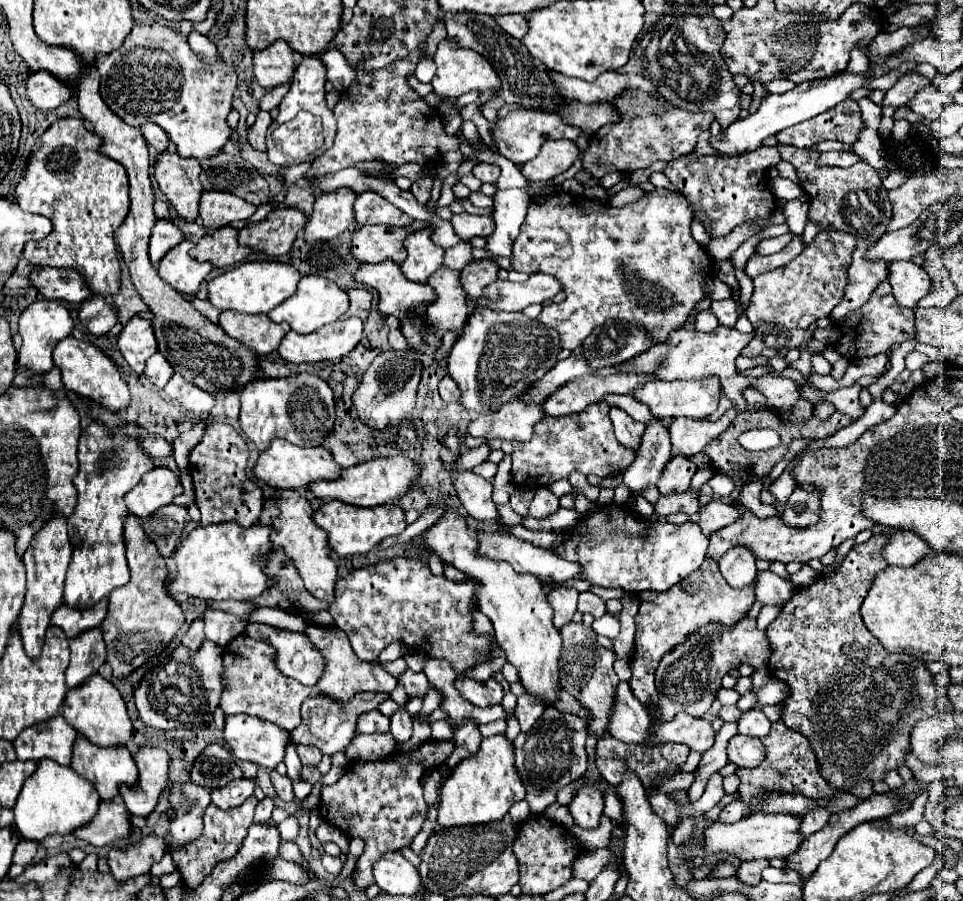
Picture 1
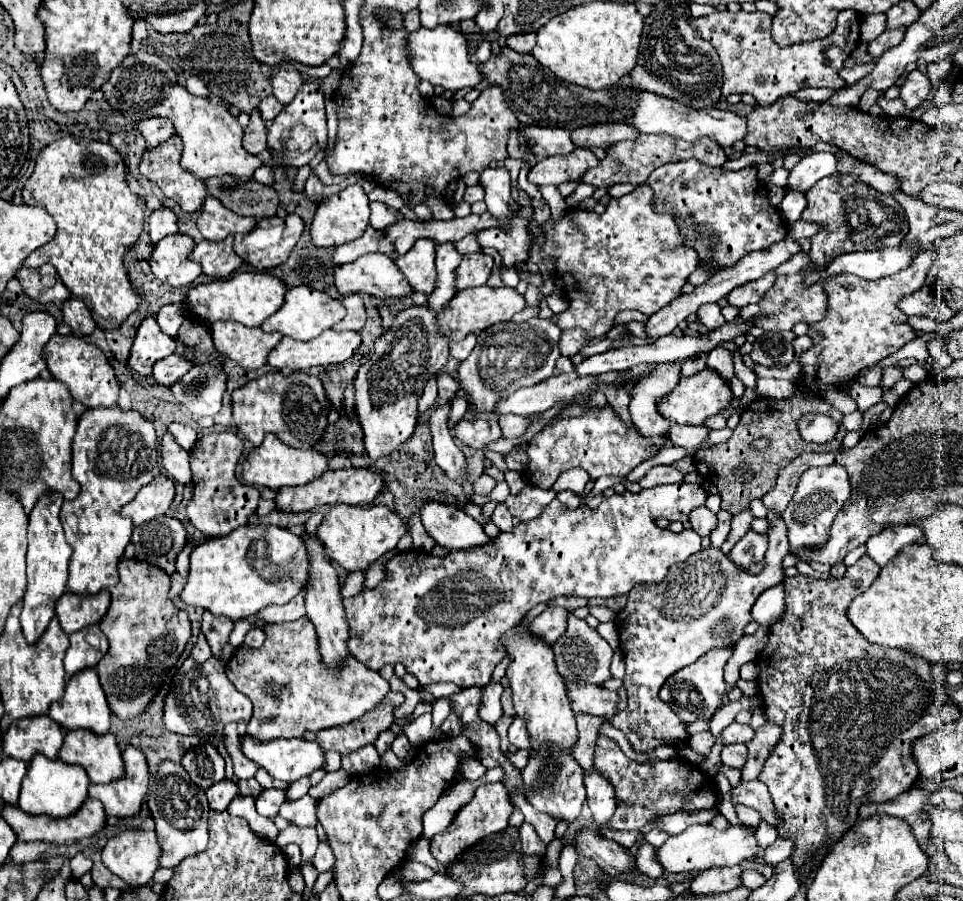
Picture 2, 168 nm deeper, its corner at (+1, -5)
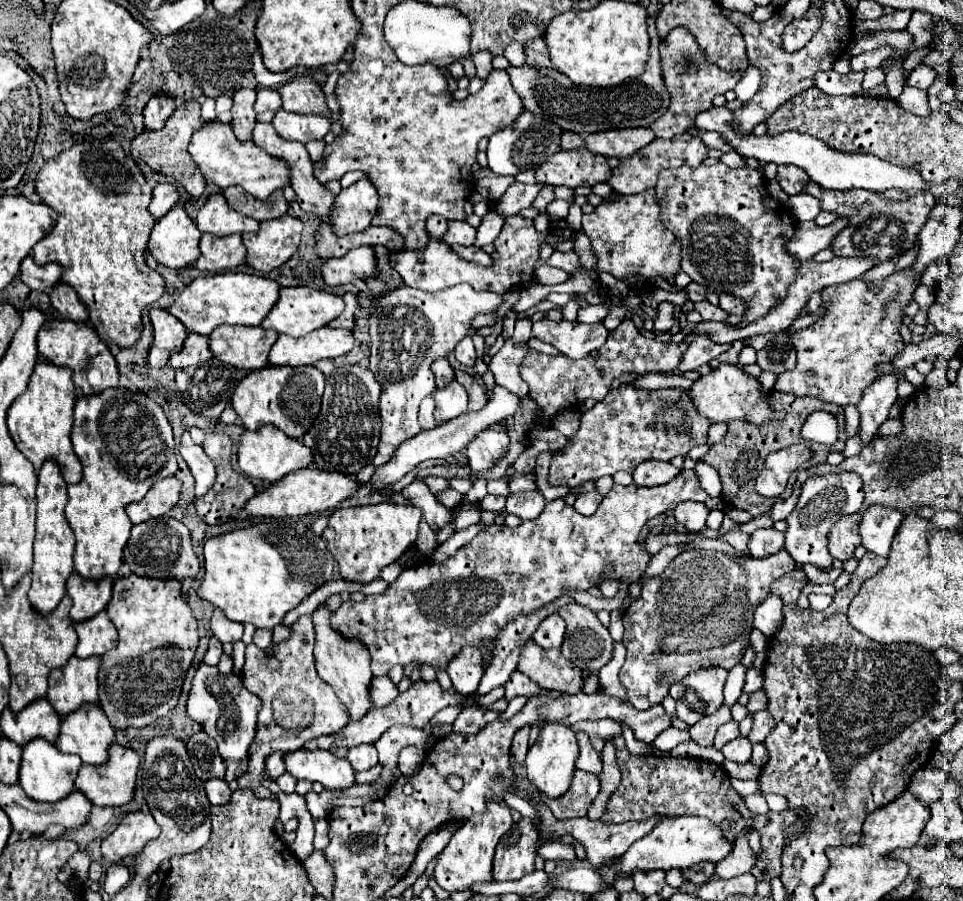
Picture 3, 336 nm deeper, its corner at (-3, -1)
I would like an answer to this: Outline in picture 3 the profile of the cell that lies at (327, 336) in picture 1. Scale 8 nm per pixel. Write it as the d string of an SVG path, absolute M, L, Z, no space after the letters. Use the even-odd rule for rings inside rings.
M321 327L301 339L279 335L269 351L271 365L315 365L319 359L333 359L353 349L353 333L345 329Z

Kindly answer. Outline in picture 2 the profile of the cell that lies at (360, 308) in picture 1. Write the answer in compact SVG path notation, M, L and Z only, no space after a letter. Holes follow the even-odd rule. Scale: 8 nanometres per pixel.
M347 295L343 299L343 305L347 307L347 315L333 327L335 331L345 331L345 329L353 329L353 331L361 331L365 327L367 321L367 313L365 313L365 305L361 301L359 295Z

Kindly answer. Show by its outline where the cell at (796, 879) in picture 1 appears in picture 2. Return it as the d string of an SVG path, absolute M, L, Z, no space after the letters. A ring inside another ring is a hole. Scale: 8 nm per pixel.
M762 821L757 830L757 840L759 841L758 856L763 856L765 848L772 844L772 840L776 840L778 832L774 827L771 827L765 821Z

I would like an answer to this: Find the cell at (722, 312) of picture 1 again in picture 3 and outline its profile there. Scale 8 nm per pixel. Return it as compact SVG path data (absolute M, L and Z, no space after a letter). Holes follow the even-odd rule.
M709 301L695 303L695 309L701 313L703 321L723 321L729 317L727 313L723 313L723 309L719 309L719 305L711 305Z

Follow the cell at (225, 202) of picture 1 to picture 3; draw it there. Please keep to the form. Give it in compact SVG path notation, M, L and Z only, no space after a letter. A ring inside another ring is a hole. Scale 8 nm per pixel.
M221 193L211 195L199 209L197 219L195 219L199 231L203 233L213 233L217 237L233 235L233 233L245 233L245 231L255 231L259 229L259 221L233 211L225 197Z

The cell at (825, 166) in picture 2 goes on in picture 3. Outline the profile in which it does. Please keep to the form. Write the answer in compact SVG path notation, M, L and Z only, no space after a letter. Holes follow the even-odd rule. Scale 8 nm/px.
M779 165L777 167L777 175L775 175L777 183L781 185L781 189L787 195L797 195L803 191L803 187L809 183L809 177L803 169L795 167L795 165Z

